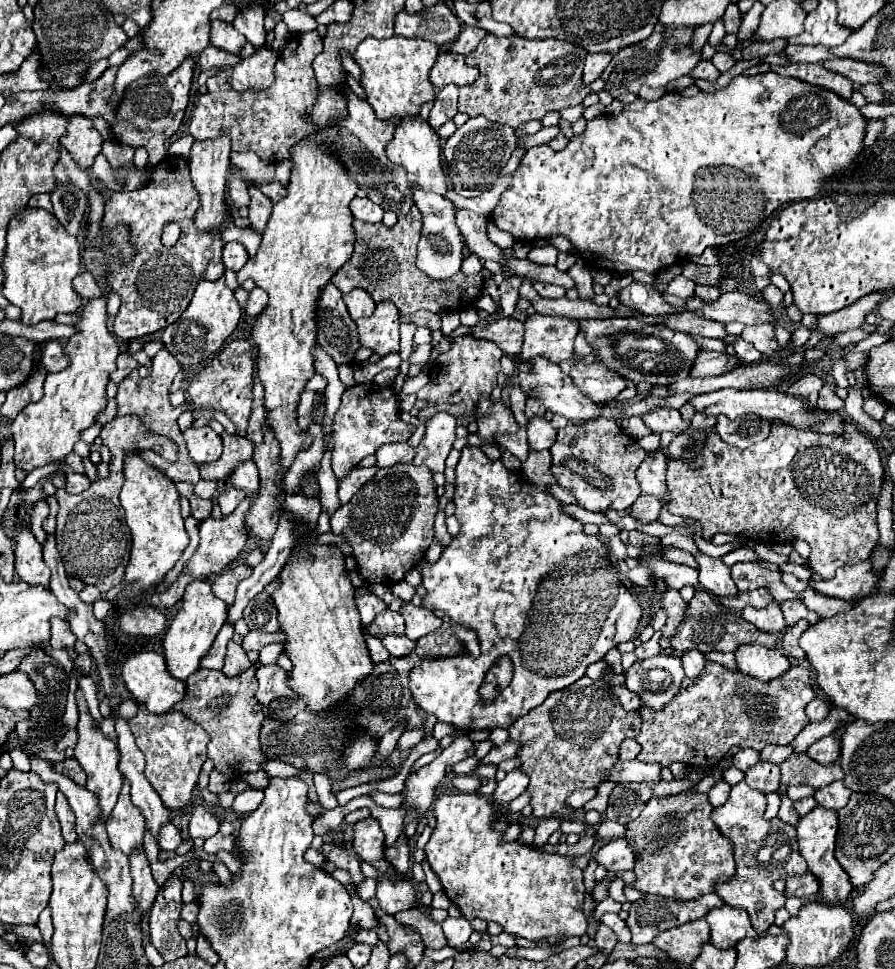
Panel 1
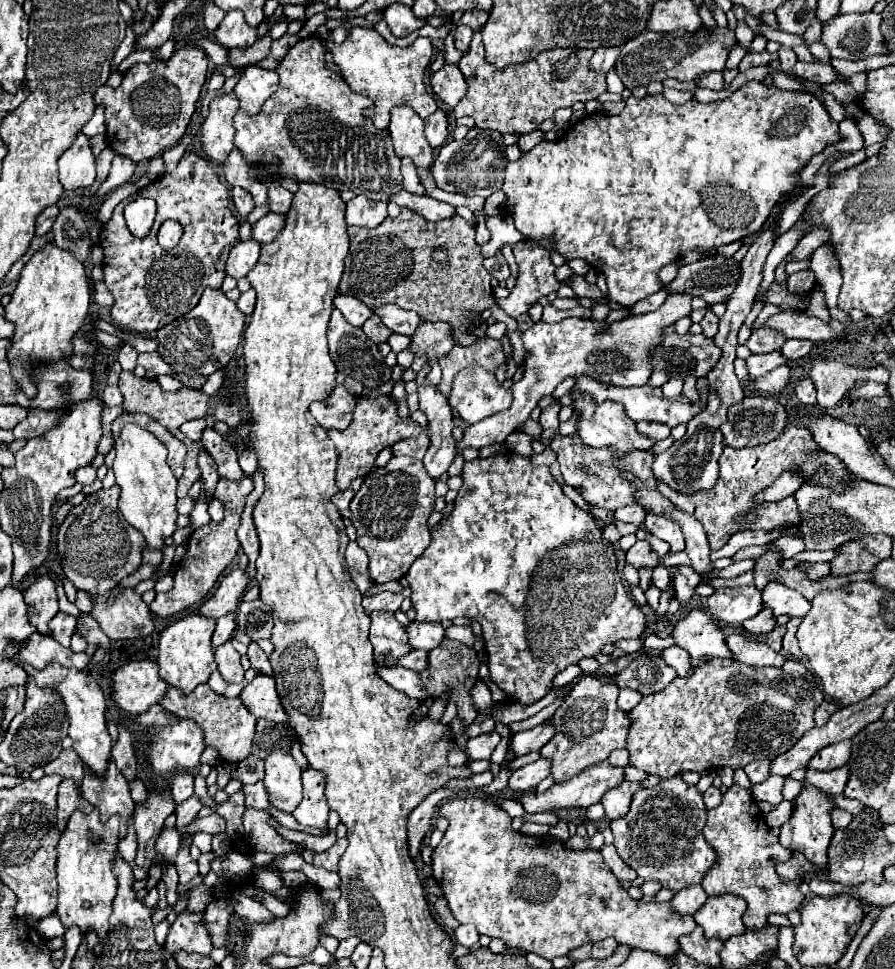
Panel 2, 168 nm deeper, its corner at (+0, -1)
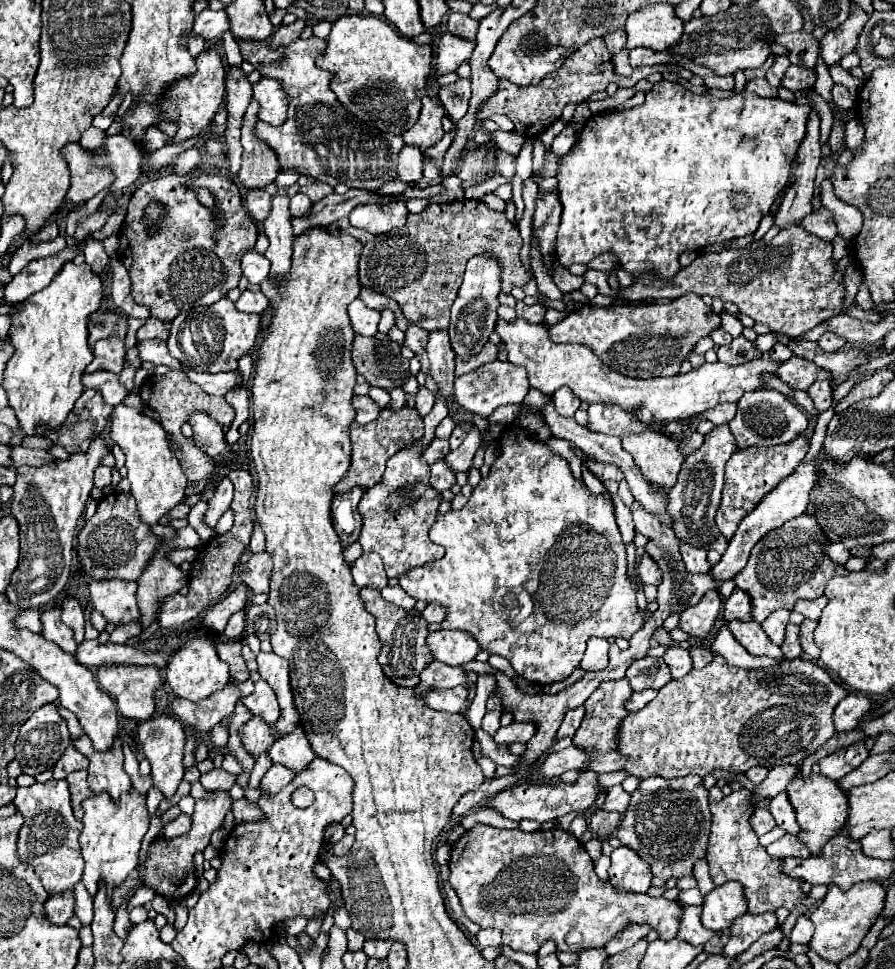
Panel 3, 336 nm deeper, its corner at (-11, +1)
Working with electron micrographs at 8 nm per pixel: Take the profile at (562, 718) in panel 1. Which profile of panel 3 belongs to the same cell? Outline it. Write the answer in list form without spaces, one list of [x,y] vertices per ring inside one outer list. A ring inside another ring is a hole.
[[[628,678],[622,680],[612,680],[612,682],[602,682],[592,696],[586,700],[586,716],[574,736],[574,744],[578,744],[580,748],[586,748],[590,752],[610,752],[616,750],[618,740],[614,744],[614,734],[618,734],[618,724],[624,720],[624,716],[628,714],[624,704],[626,700],[632,696],[632,688],[628,684]],[[590,706],[590,708],[588,708]]]

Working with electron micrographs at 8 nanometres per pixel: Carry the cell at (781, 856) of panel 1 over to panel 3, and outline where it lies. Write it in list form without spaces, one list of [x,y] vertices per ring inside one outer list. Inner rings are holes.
[[[746,788],[732,792],[730,796],[722,798],[718,804],[710,806],[712,812],[712,830],[710,830],[710,842],[708,842],[708,864],[710,864],[710,876],[716,886],[736,880],[744,888],[744,896],[748,902],[748,914],[764,914],[764,912],[776,912],[778,908],[794,908],[798,900],[802,900],[804,892],[800,890],[802,880],[790,880],[790,876],[782,876],[778,872],[780,860],[768,856],[768,852],[760,846],[756,832],[750,828],[750,792]]]

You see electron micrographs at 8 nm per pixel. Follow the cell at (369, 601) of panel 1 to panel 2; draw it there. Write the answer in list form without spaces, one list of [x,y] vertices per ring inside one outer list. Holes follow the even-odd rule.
[[[407,586],[403,588],[401,594],[395,594],[395,592],[379,592],[375,596],[365,596],[363,598],[363,608],[367,614],[375,612],[375,610],[387,610],[387,612],[395,612],[401,608],[401,602],[405,598],[411,596],[411,589]]]

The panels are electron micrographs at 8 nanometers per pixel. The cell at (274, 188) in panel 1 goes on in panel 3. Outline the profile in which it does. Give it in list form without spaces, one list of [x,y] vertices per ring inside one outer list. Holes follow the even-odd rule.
[[[300,192],[300,194],[296,194],[296,196],[290,198],[290,212],[292,212],[294,218],[308,214],[310,208],[312,208],[312,202],[310,202],[310,198],[306,194]]]

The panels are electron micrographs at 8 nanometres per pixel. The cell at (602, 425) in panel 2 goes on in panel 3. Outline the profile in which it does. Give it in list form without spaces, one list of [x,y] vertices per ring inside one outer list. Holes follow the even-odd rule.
[[[644,432],[642,436],[626,436],[622,440],[626,452],[634,456],[636,466],[652,488],[670,490],[676,484],[684,454],[678,452],[678,442],[662,432]]]

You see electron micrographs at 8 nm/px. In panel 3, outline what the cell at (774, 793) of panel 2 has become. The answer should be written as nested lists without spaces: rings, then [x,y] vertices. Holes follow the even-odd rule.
[[[782,792],[782,796],[776,796],[772,802],[770,802],[770,812],[776,820],[776,824],[786,830],[788,834],[794,834],[798,836],[800,834],[800,826],[796,822],[796,816],[794,816],[794,808],[790,808],[790,800],[786,800],[786,794]]]

